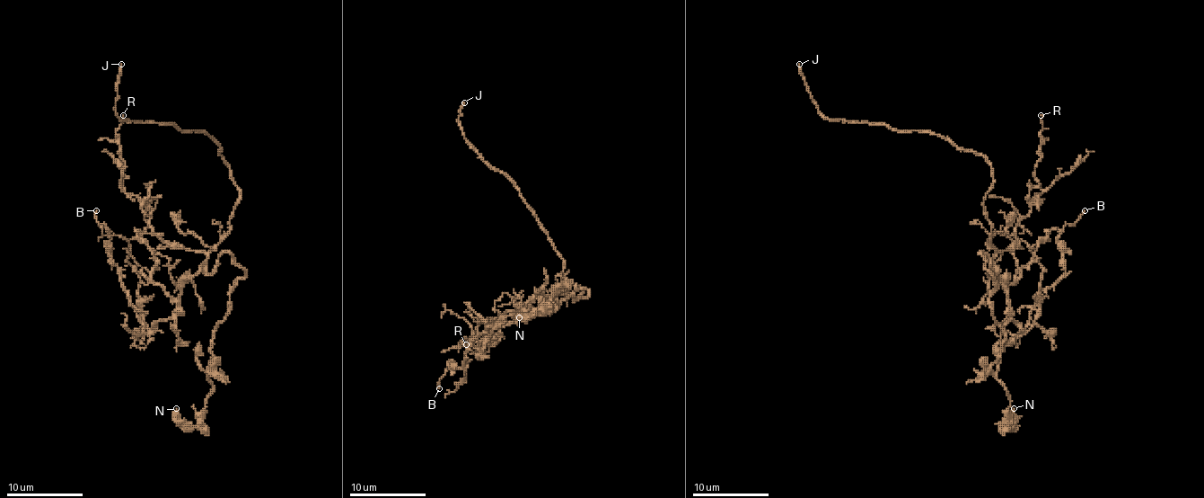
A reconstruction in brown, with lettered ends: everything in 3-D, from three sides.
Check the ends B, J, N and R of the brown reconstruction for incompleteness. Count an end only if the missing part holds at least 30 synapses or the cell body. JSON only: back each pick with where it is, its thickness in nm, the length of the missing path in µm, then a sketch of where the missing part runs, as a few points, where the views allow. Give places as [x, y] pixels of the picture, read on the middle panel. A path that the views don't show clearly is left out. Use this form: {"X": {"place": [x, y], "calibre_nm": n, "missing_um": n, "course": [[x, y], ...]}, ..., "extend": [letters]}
{"J": {"place": [464, 102], "calibre_nm": 190, "missing_um": 50, "course": [[464, 102], [471, 123], [470, 118], [485, 116], [485, 138], [496, 123], [478, 121], [553, 135]]}, "extend": ["J"]}

